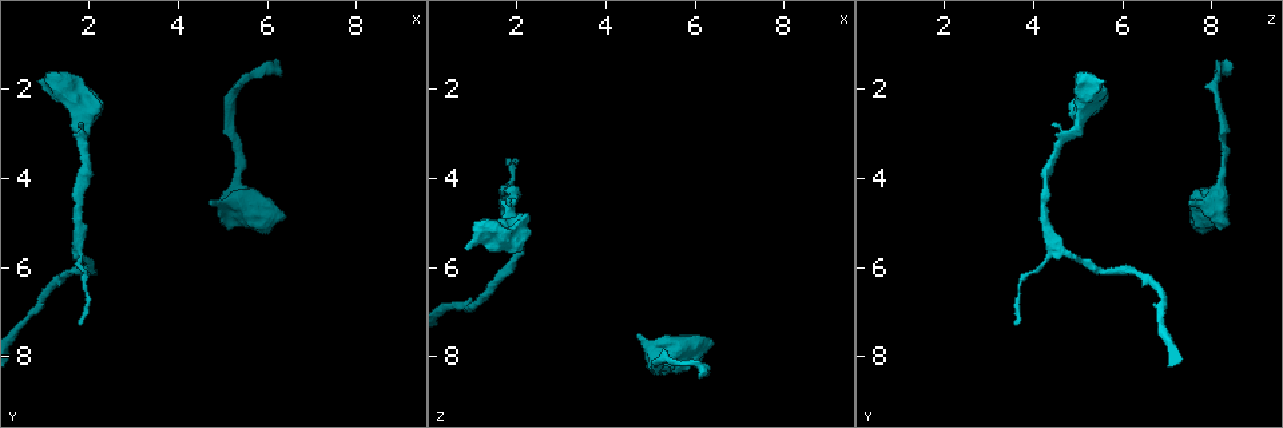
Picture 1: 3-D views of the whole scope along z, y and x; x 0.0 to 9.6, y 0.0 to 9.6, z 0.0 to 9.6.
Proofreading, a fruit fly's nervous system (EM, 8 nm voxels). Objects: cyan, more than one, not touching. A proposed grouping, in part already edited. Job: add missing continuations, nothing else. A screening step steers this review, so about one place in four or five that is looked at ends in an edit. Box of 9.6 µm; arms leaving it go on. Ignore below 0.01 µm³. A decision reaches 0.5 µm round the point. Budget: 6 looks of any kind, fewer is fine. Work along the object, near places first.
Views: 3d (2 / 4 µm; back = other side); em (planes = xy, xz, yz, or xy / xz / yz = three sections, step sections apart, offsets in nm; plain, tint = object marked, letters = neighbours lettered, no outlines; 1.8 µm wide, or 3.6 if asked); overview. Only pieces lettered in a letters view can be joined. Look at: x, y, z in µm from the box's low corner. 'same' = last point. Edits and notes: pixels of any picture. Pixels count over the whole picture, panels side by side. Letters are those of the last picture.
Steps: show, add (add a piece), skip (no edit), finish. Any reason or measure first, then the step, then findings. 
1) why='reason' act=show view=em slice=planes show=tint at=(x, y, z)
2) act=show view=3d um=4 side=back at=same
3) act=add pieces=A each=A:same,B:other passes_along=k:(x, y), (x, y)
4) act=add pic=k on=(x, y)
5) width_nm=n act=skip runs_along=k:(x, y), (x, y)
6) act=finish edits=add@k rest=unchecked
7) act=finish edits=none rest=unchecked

why='branch stops here' act=show view=em slice=planes show=plain at=(0.90, 1.75, 5.60)

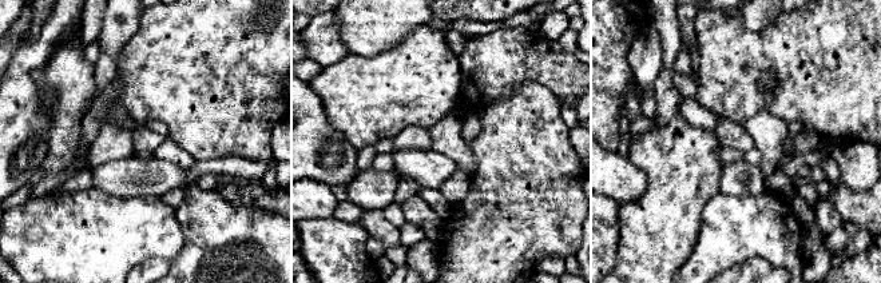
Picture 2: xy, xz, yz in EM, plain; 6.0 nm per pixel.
act=show view=em slice=planes show=letters at=same

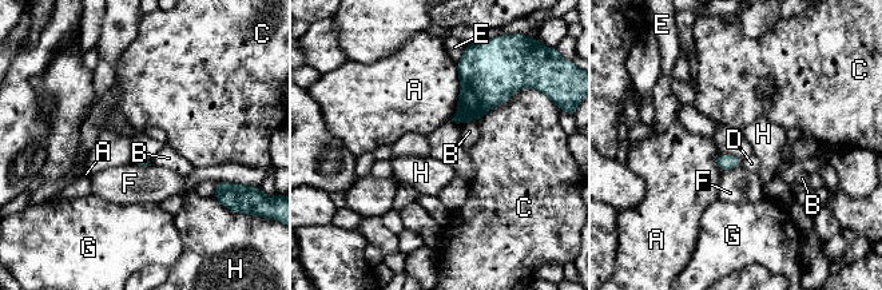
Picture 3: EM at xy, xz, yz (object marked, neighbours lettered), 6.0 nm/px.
act=skip each=A:other,B:other,C:other,D:other,E:other,F:other,G:other,H:other found='none of them fits'

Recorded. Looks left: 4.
why='three-way junction' act=show view=3d um=4 at=(1.75, 5.45, 4.45)

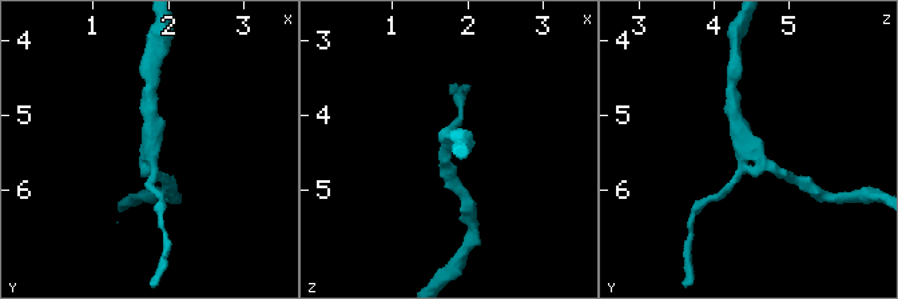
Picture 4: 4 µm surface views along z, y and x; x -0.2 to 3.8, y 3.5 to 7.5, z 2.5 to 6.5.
why='need the tissue' act=show view=em slice=planes show=letters at=(1.75, 5.40, 4.40)

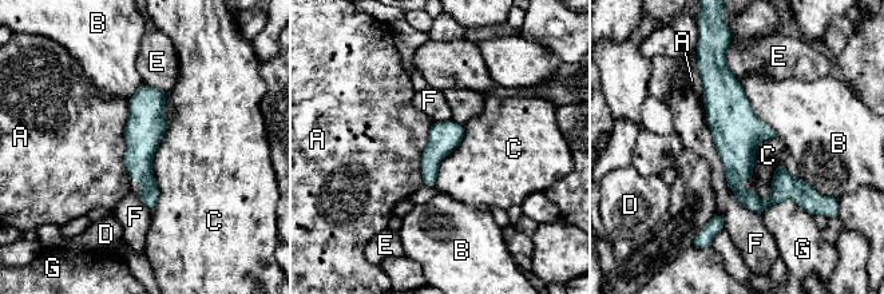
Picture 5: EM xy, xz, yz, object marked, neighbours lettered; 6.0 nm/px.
width_nm=190 act=skip each=A:other,B:other,C:other,D:other,E:other,F:other,G:other runs_along=5:(720, 68), (734, 186), (756, 205), (799, 199) found='no lettered piece goes on from it'

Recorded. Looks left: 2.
why='free end' act=show view=em um=3.6 slice=planes show=letters at=(6.10, 1.45, 8.45)

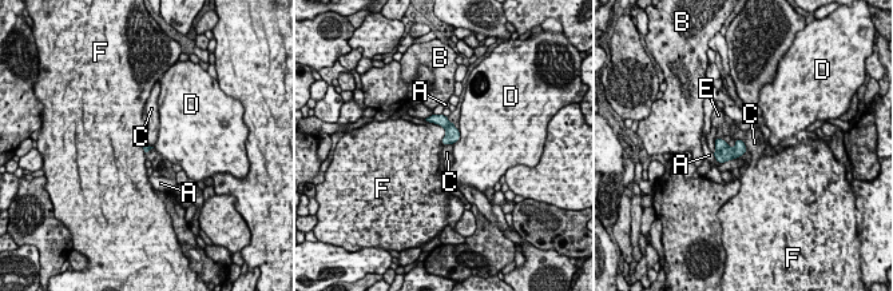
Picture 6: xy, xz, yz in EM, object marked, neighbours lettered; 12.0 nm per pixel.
width_nm=90 act=skip each=A:other,B:other,C:other,D:other,E:other,F:other border=6:(452, 143), (443, 146) found='no lettered piece goes on from it'

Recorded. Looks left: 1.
act=finish edits=none rest=unchecked

